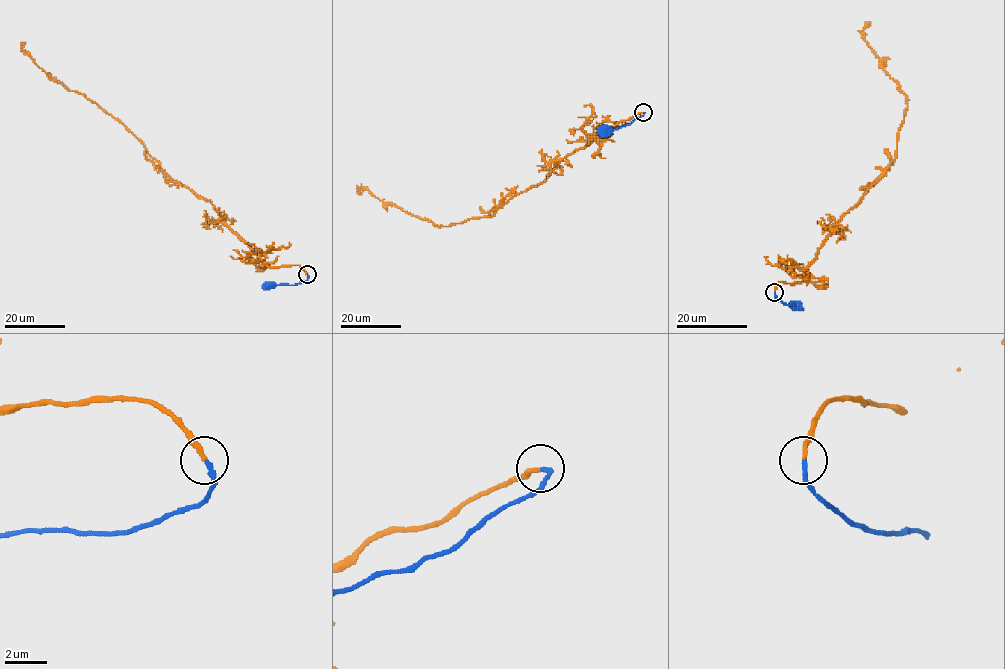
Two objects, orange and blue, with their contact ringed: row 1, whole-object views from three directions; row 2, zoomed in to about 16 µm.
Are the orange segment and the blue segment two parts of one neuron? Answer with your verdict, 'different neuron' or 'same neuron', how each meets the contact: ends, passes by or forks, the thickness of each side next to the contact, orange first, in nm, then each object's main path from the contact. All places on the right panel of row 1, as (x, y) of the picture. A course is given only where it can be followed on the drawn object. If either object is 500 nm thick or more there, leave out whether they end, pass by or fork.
same neuron; orange ends; blue ends; calibres 200 and 240 nm; course orange (774, 292), (779, 282), (803, 279), (826, 237), (895, 158), (907, 97), (863, 37), (869, 21); course blue (774, 292), (781, 301), (795, 304)

